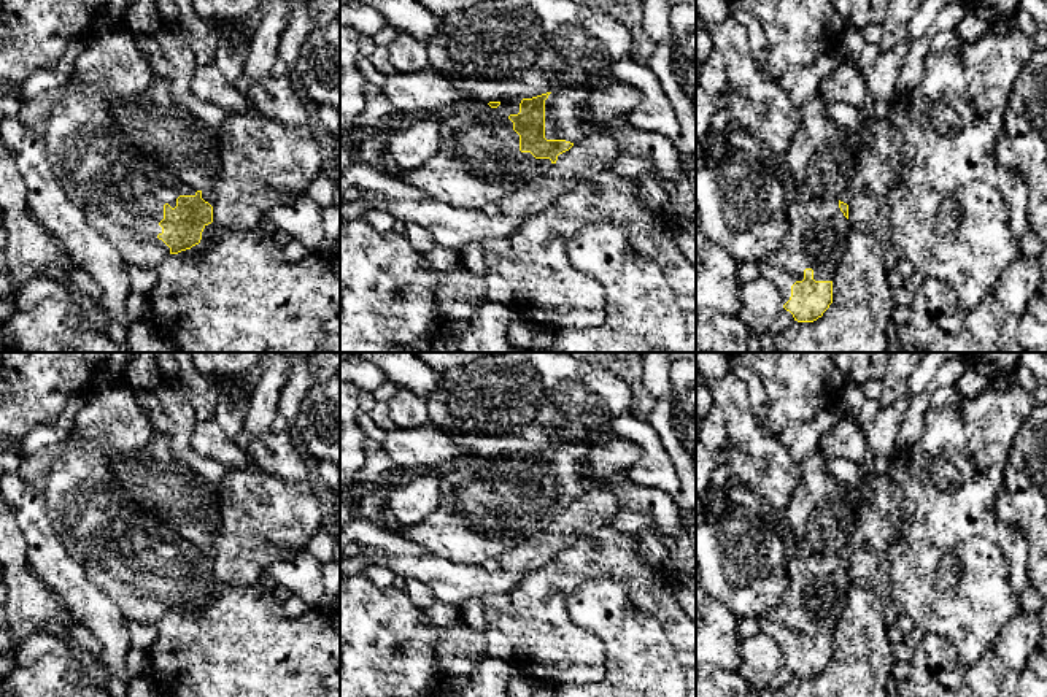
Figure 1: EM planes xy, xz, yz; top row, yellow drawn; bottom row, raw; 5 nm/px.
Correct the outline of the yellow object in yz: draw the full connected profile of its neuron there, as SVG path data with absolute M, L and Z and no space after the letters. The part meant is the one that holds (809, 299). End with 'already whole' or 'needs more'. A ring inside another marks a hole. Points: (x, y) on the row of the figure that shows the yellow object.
M840 200L788 206L785 240L758 265L794 321L813 322L833 303L833 275L852 230L848 205Z | needs more

